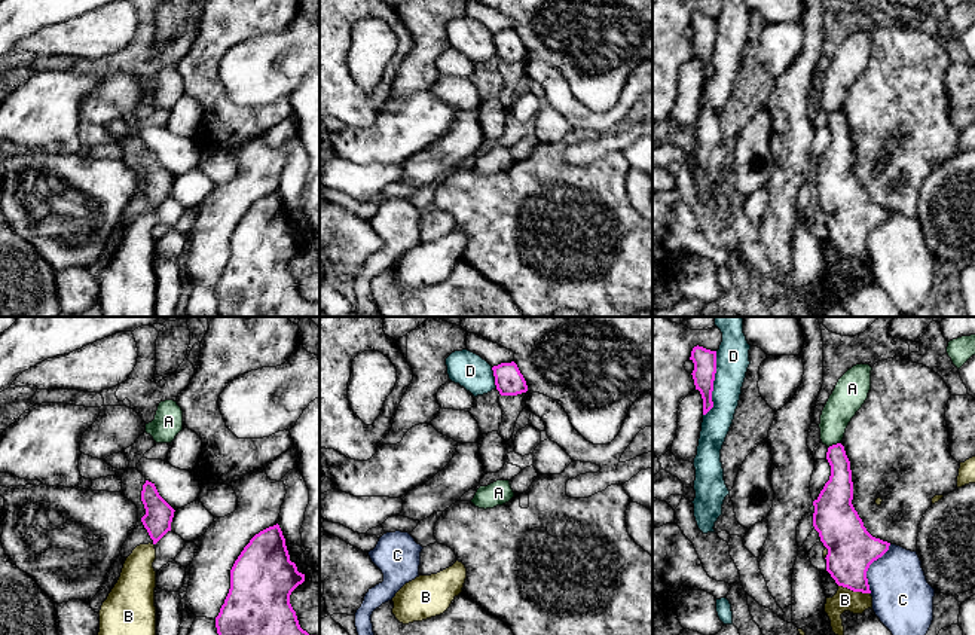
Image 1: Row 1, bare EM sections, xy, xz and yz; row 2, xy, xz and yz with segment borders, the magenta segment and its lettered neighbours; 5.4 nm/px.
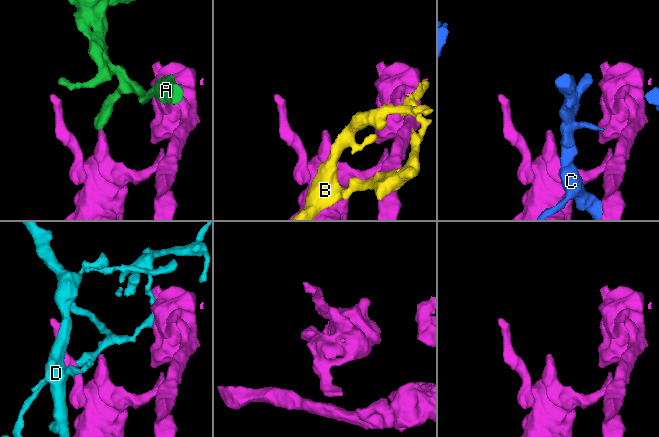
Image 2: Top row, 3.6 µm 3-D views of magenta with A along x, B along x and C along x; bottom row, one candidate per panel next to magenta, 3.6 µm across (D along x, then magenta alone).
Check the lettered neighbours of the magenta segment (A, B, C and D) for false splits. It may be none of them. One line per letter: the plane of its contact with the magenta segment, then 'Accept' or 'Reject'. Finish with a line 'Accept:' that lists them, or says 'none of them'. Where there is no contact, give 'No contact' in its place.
A: Touches magenta in yz. Reject
B: Touches magenta in yz. Reject
C: Touches magenta in yz. Reject
D: Touches magenta in yz. Reject
Accept: none of them

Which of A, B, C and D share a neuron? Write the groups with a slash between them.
A / B / C / D

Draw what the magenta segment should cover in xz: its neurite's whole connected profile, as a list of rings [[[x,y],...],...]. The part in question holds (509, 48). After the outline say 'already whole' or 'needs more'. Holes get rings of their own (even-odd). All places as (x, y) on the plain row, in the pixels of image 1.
[[[514,28],[501,30],[493,33],[492,37],[501,62],[517,62],[528,58],[526,48]]]; already whole

